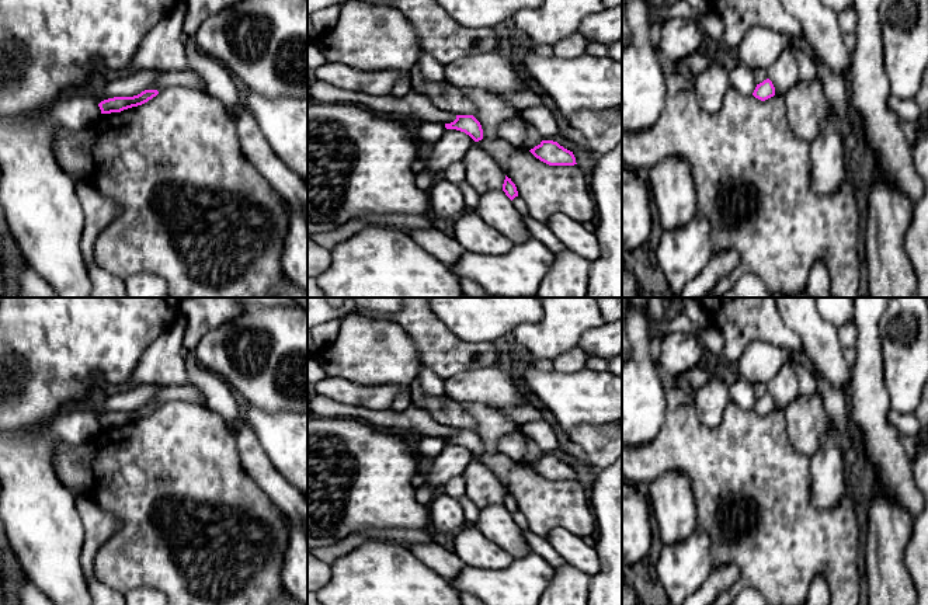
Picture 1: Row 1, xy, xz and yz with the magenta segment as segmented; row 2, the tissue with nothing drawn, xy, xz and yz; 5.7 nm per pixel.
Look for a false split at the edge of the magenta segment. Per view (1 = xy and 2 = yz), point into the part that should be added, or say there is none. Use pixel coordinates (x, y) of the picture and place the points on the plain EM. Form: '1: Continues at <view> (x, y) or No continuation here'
1: No continuation here
2: No continuation here

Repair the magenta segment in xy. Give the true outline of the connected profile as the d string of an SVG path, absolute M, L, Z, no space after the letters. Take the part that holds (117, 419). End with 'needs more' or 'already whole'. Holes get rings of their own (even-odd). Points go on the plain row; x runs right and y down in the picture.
M145 404L133 411L114 411L104 414L98 418L101 428L121 427L124 424L142 420L156 411L159 408L157 404Z; already whole

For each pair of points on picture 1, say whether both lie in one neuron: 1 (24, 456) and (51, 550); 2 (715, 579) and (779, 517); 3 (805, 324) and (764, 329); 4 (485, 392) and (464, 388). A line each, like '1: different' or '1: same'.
1: same
2: different
3: different
4: same

